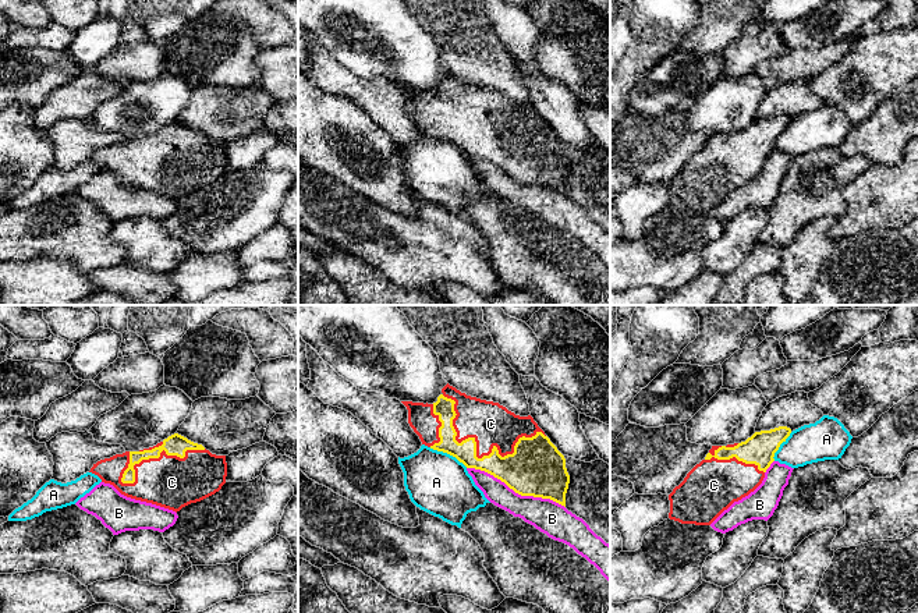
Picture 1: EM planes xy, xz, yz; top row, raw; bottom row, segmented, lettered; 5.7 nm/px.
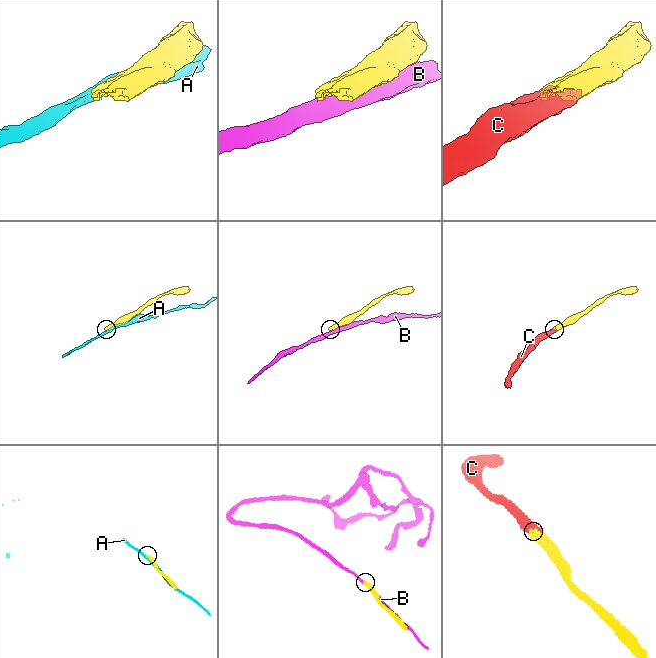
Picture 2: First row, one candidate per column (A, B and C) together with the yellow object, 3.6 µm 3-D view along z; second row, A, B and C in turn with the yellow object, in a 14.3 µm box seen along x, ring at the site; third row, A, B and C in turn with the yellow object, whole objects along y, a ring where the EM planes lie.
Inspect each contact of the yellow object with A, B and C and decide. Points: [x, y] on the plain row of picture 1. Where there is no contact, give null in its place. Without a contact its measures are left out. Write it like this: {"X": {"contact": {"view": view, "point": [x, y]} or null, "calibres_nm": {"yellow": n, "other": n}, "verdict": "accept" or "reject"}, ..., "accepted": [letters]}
{"A": {"contact": {"view": "xz", "point": [449, 141]}, "calibres_nm": {"yellow": 130, "other": 360}, "verdict": "reject"}, "B": {"contact": {"view": "xz", "point": [516, 180]}, "calibres_nm": {"yellow": 320, "other": 190}, "verdict": "reject"}, "C": {"contact": {"view": "xz", "point": [475, 141]}, "calibres_nm": {"yellow": 190, "other": 240}, "verdict": "accept"}, "accepted": ["C"]}

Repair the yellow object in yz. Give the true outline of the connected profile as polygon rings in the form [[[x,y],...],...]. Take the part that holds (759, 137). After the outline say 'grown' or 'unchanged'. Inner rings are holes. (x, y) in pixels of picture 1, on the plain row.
[[[779,114],[755,120],[741,131],[712,134],[706,145],[669,183],[669,206],[681,212],[710,213],[734,189],[748,184],[762,171],[766,157],[775,149],[775,141],[790,121],[790,116]]] | grown

